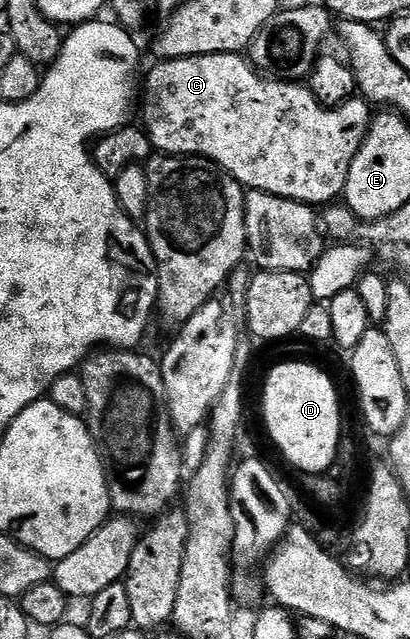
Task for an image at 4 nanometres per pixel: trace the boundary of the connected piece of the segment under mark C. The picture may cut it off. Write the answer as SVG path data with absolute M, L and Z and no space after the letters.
M232 52L163 60L154 65L149 77L143 80L143 127L158 153L201 156L234 176L246 190L282 196L300 204L329 206L344 193L351 162L369 133L371 108L364 99L346 100L338 108L324 108L312 98L301 100L300 83L266 76L244 55Z

